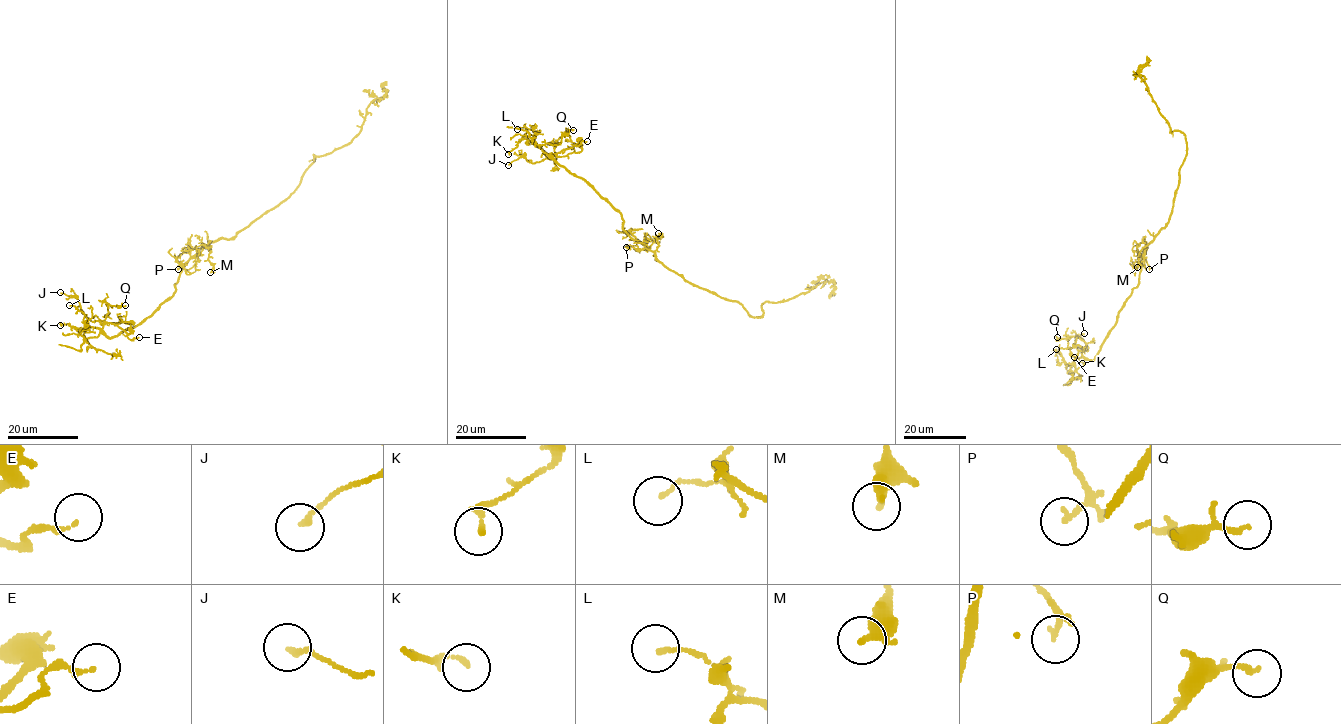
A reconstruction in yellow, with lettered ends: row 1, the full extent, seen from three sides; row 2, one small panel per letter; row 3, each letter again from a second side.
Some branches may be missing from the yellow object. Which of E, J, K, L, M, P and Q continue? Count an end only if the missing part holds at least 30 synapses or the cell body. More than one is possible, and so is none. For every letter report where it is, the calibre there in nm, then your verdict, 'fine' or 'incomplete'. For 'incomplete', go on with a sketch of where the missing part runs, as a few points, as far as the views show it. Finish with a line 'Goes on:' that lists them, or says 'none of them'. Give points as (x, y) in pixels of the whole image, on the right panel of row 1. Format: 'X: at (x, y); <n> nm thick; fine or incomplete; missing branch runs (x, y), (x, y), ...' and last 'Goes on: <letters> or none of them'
E: at (1074, 357); 150 nm thick; fine
J: at (1084, 333); 170 nm thick; fine
K: at (1082, 363); 180 nm thick; fine
L: at (1056, 349); 110 nm thick; fine
M: at (1137, 267); 360 nm thick; fine
P: at (1149, 269); 100 nm thick; fine
Q: at (1057, 337); 150 nm thick; fine
Goes on: none of them

